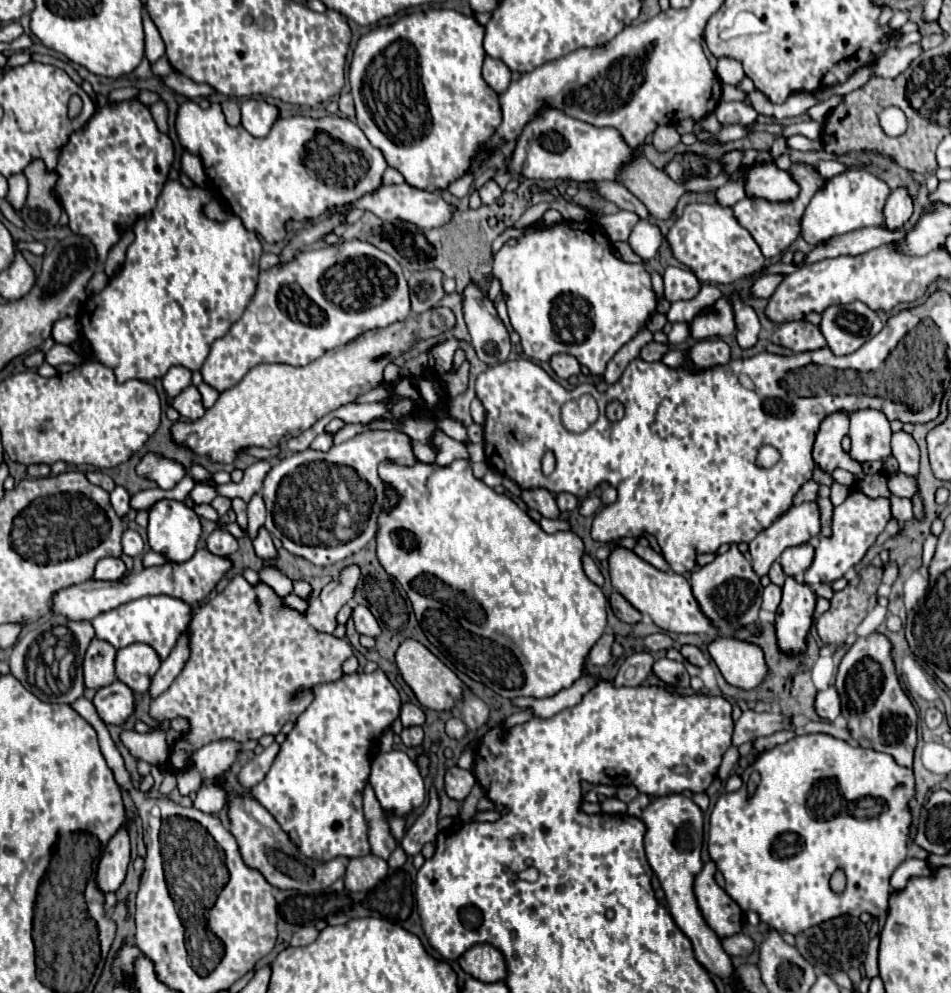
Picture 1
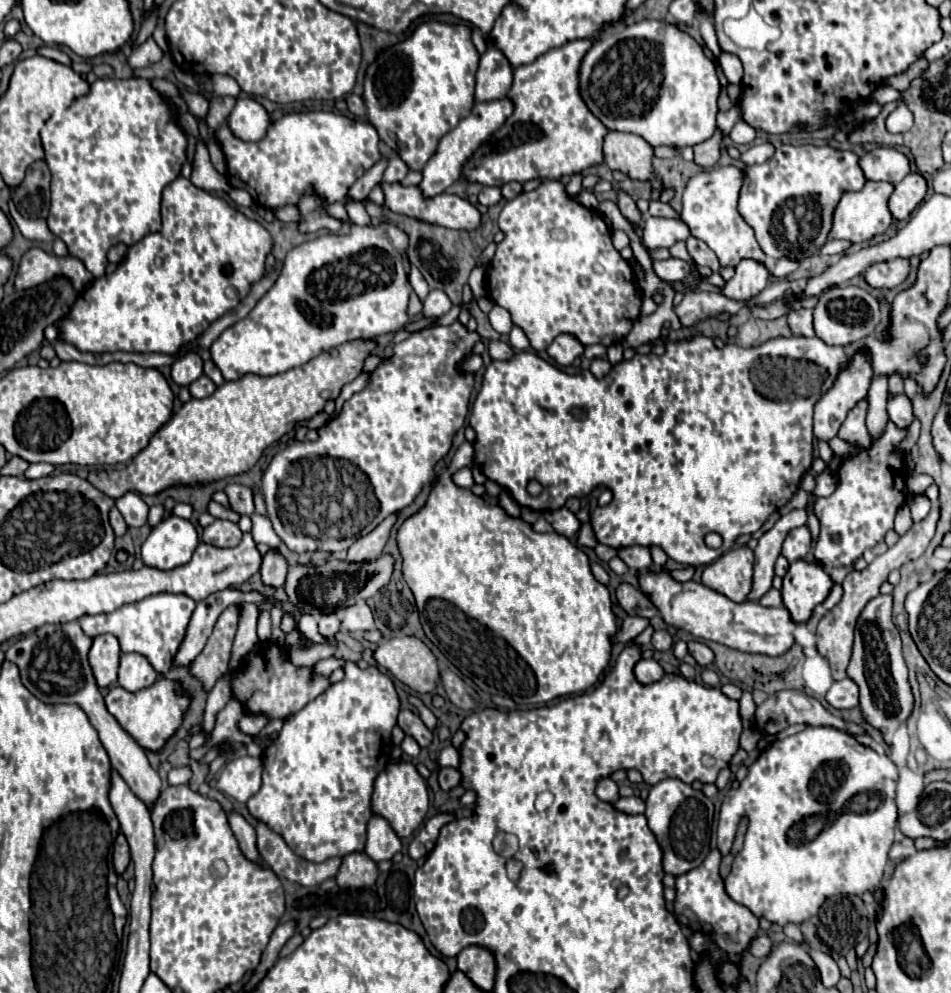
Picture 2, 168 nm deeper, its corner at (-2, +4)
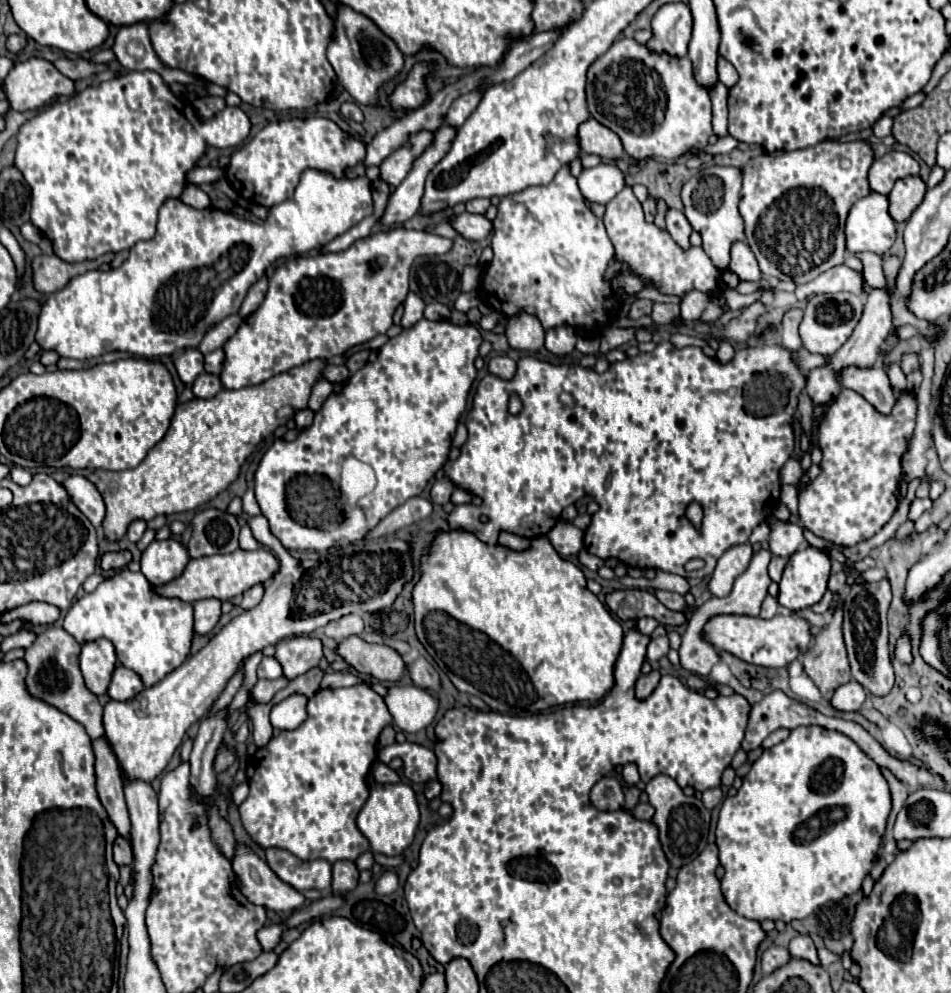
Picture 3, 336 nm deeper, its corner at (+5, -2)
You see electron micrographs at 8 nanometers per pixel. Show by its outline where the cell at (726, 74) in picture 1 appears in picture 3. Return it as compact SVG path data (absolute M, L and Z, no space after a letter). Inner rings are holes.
M719 58L719 62L717 62L717 72L719 72L719 80L721 80L727 88L731 88L733 84L737 84L737 80L739 80L739 74L737 74L735 66L733 66L729 60L725 60L725 58Z

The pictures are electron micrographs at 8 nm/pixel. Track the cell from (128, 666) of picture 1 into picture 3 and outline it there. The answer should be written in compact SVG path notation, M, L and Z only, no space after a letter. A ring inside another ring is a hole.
M119 664L115 668L115 672L113 672L113 678L111 678L107 694L111 696L111 700L125 702L125 700L135 698L143 688L145 686L143 686L141 678L133 670L129 670L129 668L125 668L125 666Z

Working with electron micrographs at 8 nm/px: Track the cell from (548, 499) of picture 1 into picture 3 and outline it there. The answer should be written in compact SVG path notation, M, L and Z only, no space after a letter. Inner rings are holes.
M559 522L549 534L547 534L551 546L559 552L559 556L567 558L583 550L583 532L575 528L571 522Z

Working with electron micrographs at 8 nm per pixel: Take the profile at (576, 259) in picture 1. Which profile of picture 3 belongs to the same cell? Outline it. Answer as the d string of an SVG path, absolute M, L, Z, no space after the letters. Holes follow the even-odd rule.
M569 164L563 166L563 168L557 172L557 176L553 178L553 182L549 182L547 186L531 186L531 188L525 188L523 192L517 192L517 194L509 196L509 198L501 198L501 202L499 202L499 206L497 206L497 218L493 220L493 224L495 224L495 230L493 230L493 242L491 242L491 246L493 246L493 254L495 254L495 256L493 256L493 262L489 264L489 268L487 268L487 272L485 272L483 286L479 288L479 296L481 296L493 310L499 310L499 312L503 312L503 314L507 314L507 316L513 316L513 314L525 310L525 312L529 312L529 314L539 316L539 320L541 320L541 324L543 324L545 330L555 328L555 326L561 326L561 324L569 324L569 326L577 326L577 328L581 328L581 330L595 330L595 332L601 332L601 330L603 330L601 326L605 326L605 324L609 324L609 322L615 320L615 312L613 312L613 310L615 310L615 308L613 308L613 306L615 306L615 298L613 298L613 292L611 292L609 282L603 280L603 274L605 274L605 270L607 270L607 264L609 264L609 260L613 258L613 244L611 244L611 240L609 240L609 236L607 236L607 232L605 232L603 220L597 218L597 216L591 212L589 206L585 206L585 198L581 196L581 190L579 190L579 186L577 186L577 178L571 174Z

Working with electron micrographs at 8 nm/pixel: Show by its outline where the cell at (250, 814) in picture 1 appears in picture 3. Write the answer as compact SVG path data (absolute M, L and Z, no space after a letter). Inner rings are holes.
M269 848L265 852L269 868L287 884L297 888L299 892L315 888L329 890L331 888L331 864L327 860L299 860L287 850Z

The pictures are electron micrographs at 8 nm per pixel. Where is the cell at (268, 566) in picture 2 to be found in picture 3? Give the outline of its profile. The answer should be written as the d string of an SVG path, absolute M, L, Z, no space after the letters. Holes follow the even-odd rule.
M253 586L249 588L245 594L243 594L243 600L241 600L241 608L243 610L249 610L249 608L255 608L259 602L261 602L261 592L263 592L263 586Z

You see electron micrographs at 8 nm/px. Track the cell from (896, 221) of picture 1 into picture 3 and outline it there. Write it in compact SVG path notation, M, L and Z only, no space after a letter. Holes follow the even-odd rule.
M907 176L895 182L889 194L889 214L895 222L905 222L925 196L925 182L919 176Z

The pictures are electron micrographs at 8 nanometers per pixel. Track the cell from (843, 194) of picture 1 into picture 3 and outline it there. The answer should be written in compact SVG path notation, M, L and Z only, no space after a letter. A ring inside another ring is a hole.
M871 192L853 204L845 226L847 252L875 252L883 256L895 242L895 220L889 216L887 196Z

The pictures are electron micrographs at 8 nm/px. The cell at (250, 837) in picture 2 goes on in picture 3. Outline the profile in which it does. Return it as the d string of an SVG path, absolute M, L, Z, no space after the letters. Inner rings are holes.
M237 846L237 856L231 864L237 876L237 886L249 902L273 912L295 912L303 906L305 896L293 886L285 884L249 848Z

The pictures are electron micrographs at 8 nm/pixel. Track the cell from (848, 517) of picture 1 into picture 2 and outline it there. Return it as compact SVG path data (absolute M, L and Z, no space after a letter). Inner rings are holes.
M862 400L848 412L848 418L838 432L842 440L858 446L858 452L844 458L836 474L838 486L834 494L828 498L818 498L814 504L814 514L820 520L820 536L814 544L814 558L826 568L852 566L852 562L858 560L866 548L874 548L884 538L884 534L892 530L896 510L904 504L906 498L908 472L904 470L904 458L894 452L894 448L906 436L906 430L900 430L892 426L892 422L888 422L882 438L878 442L872 442L864 418L866 400ZM832 534L840 534L840 542L834 542Z

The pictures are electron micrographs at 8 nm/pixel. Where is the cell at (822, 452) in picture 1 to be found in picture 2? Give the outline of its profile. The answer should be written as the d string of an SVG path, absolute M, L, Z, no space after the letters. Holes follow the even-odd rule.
M862 350L856 358L852 358L848 370L836 378L832 390L828 390L814 408L814 436L818 440L830 442L838 434L848 412L866 398L870 382L872 366Z

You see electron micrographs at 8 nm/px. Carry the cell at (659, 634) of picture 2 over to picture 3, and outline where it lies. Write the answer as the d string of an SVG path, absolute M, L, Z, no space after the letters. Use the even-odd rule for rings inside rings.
M659 636L659 638L653 638L649 648L647 648L647 658L649 660L661 660L663 656L667 656L669 652L669 640L667 636Z

